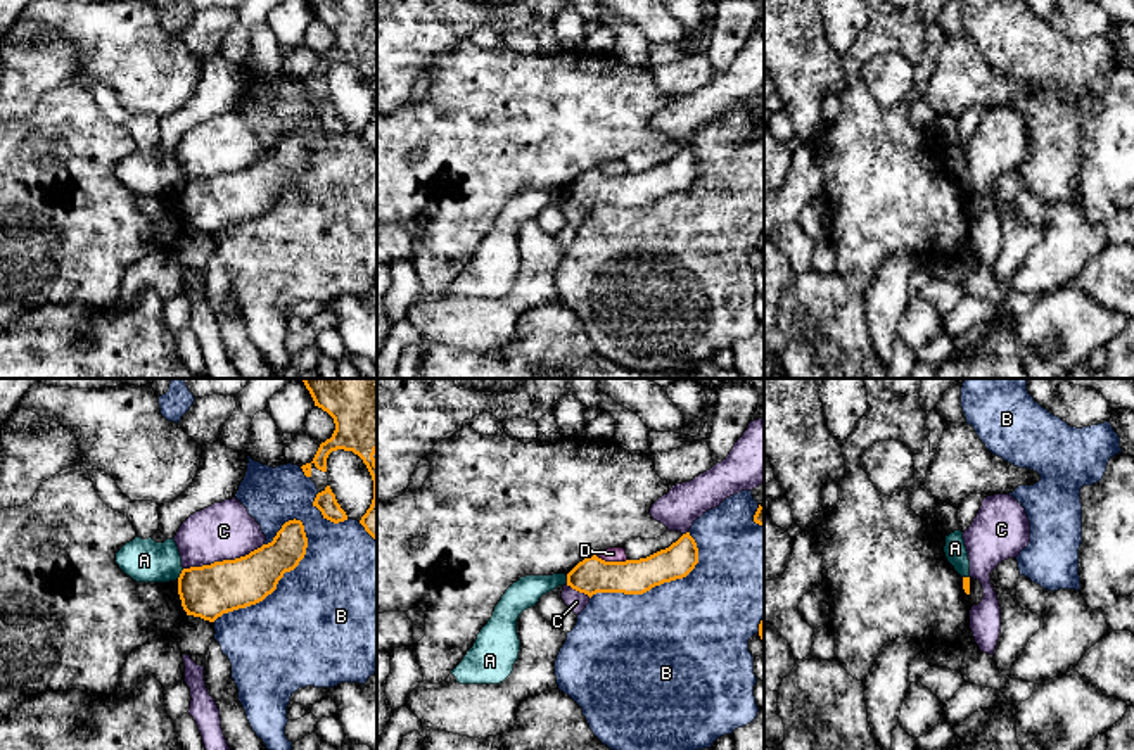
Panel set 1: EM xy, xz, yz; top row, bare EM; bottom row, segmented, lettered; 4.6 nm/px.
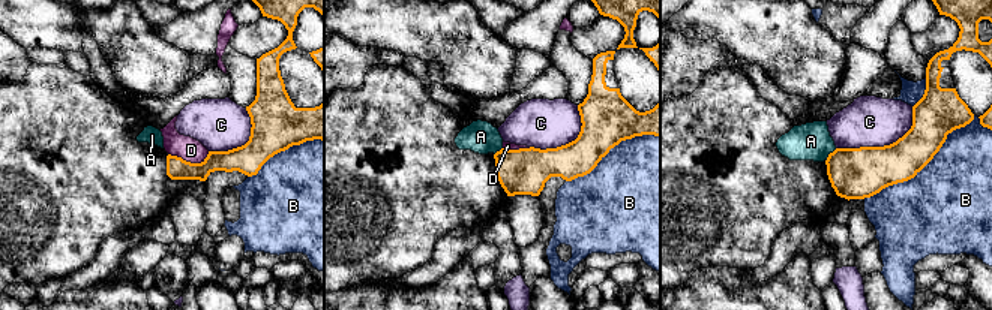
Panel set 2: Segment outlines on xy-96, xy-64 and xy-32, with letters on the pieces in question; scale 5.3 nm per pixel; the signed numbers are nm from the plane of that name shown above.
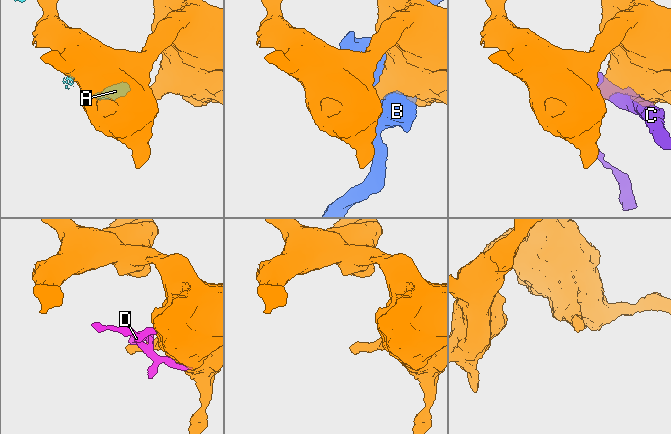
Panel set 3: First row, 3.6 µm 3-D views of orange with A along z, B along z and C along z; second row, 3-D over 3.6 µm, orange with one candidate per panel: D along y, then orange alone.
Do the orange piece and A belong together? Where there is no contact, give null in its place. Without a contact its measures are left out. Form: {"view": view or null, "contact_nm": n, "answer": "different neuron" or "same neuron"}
{"view": "xy", "contact_nm": 60, "answer": "different neuron"}

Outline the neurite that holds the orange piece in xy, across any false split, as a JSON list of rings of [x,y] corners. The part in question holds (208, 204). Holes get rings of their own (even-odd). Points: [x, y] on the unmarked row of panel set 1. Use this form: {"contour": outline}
{"contour": [[[301,133],[282,138],[271,156],[235,173],[183,181],[178,207],[187,228],[214,235],[223,226],[263,214],[285,185],[304,171],[308,150]]]}

